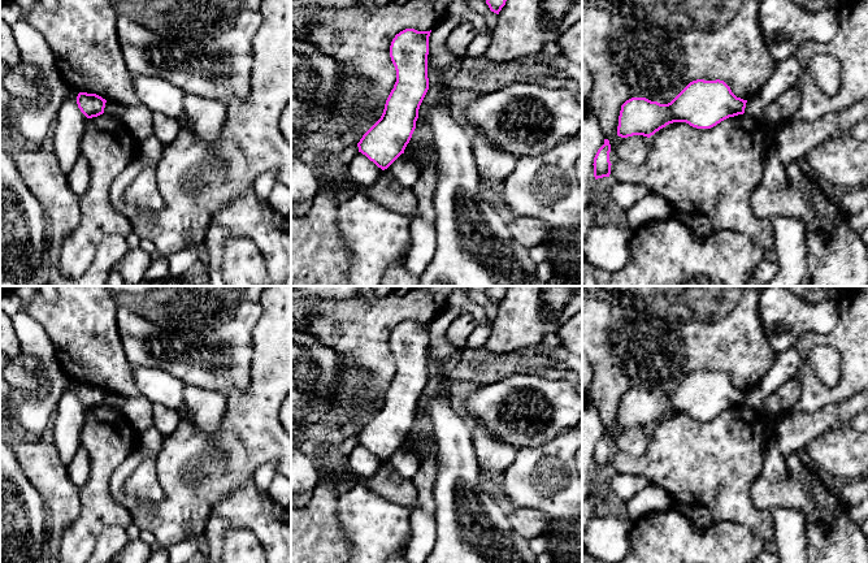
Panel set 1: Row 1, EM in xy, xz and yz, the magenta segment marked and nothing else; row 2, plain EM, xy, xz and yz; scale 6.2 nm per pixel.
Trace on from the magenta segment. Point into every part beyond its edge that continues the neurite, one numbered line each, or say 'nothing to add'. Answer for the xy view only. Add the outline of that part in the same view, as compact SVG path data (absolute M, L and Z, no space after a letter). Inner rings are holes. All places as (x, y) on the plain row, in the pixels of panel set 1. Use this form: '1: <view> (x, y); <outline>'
nothing to add

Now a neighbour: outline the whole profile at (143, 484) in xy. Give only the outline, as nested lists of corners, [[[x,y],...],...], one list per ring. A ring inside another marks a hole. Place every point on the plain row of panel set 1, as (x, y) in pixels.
[[[155,428],[139,436],[144,449],[144,459],[125,482],[125,491],[139,501],[162,502],[165,493],[159,482],[156,458],[162,447],[165,436]]]

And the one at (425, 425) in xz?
[[[418,403],[418,410],[416,412],[416,417],[420,421],[420,432],[424,439],[424,445],[421,446],[421,450],[434,456],[435,441],[433,436],[431,423],[428,415],[422,411],[422,407],[420,403]]]

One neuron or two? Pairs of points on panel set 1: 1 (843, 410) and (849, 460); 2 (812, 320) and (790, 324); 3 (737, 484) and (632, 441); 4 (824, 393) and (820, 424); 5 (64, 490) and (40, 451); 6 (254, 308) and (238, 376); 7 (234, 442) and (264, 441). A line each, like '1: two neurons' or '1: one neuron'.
1: two neurons
2: one neuron
3: two neurons
4: two neurons
5: one neuron
6: one neuron
7: one neuron

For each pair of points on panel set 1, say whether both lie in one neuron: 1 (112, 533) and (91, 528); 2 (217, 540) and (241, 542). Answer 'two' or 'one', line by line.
1: two
2: two

